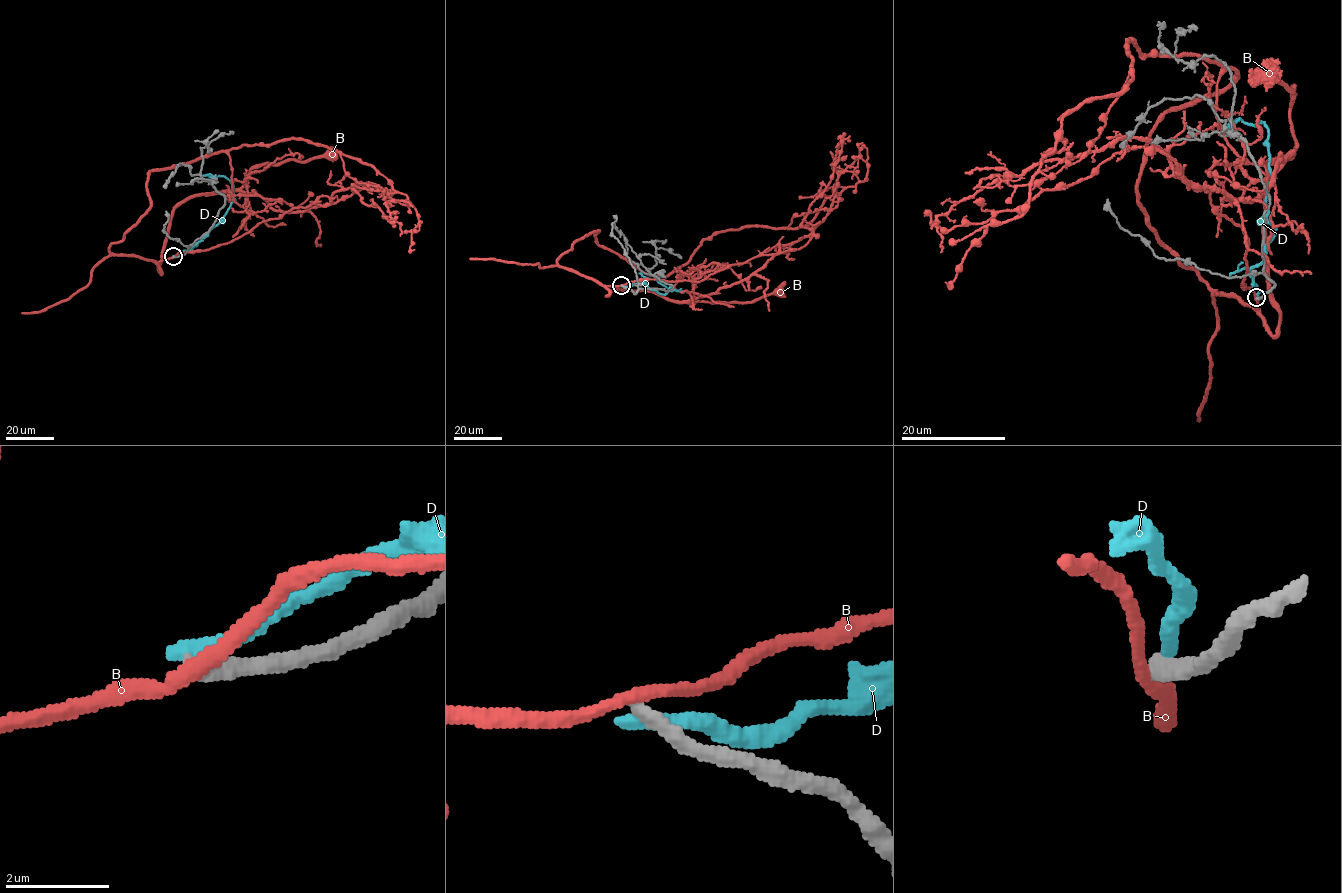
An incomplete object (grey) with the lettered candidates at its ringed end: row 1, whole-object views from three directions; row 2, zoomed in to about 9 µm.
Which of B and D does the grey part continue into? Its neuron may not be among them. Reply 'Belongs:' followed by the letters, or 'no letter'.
Belongs: no letter

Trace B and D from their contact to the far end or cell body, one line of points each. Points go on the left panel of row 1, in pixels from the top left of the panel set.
B: (173, 257), (231, 242), (294, 208), (327, 206), (335, 192), (364, 183), (404, 194), (420, 222), (414, 249)
D: (173, 256), (190, 250), (221, 220), (232, 201), (233, 185), (228, 179), (211, 174), (214, 176), (209, 177)

